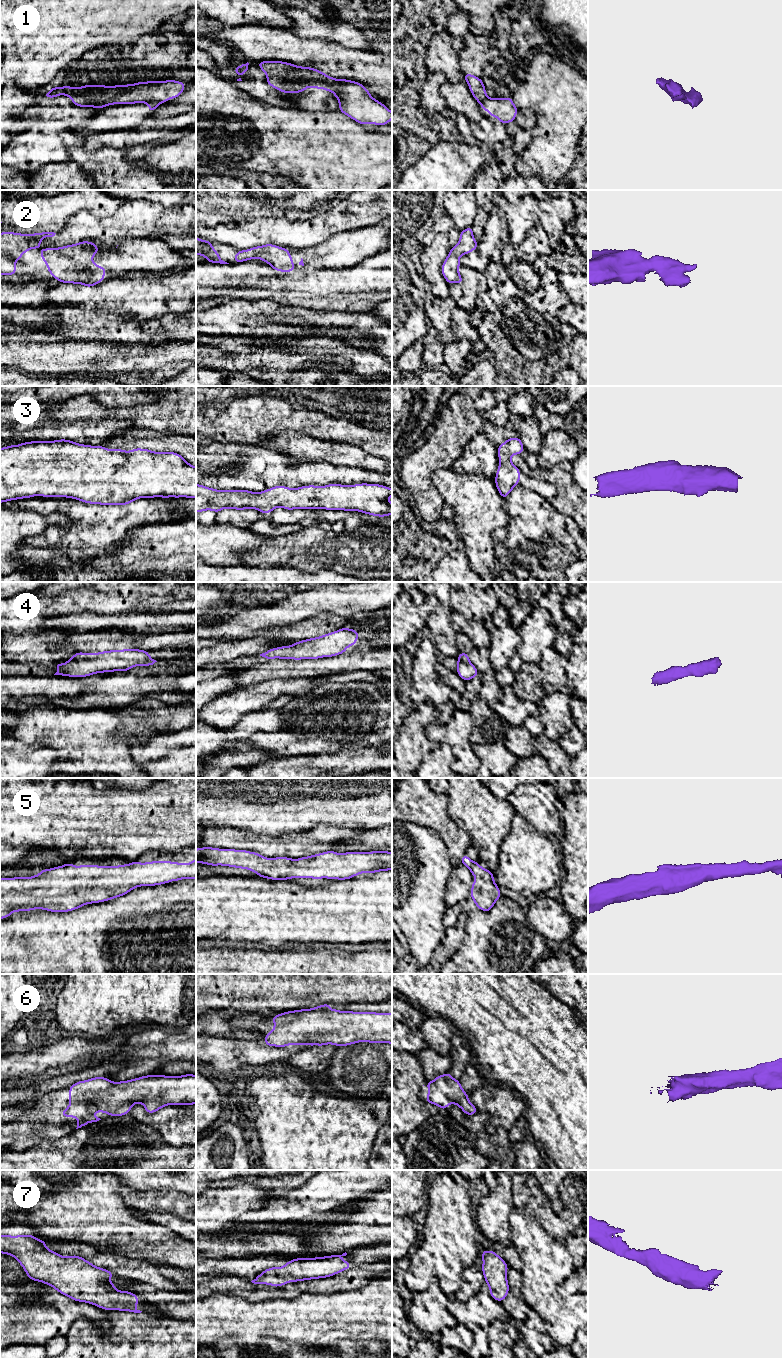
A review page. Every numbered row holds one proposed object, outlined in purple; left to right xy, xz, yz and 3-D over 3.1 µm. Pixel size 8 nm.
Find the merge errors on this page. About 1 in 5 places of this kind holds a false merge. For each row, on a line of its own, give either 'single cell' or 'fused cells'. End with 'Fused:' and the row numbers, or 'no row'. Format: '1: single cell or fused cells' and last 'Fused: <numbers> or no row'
1: fused cells
2: single cell
3: single cell
4: single cell
5: single cell
6: single cell
7: single cell
Fused: 1

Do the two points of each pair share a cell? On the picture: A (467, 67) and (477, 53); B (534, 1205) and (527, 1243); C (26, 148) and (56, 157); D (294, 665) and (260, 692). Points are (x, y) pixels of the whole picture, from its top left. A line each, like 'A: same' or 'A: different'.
A: same
B: different
C: same
D: different

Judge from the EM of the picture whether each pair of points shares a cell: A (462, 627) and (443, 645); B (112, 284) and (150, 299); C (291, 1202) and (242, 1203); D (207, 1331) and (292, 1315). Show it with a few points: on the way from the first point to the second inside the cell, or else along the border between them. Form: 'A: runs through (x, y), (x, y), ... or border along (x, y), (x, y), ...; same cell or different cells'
A: border along (452, 610), (451, 625), (457, 633); different cells
B: runs through (121, 293), (124, 295), (141, 296); same cell
C: border along (269, 1190), (266, 1193), (266, 1200), (257, 1206); different cells
D: runs through (228, 1323), (250, 1323), (271, 1319); same cell

